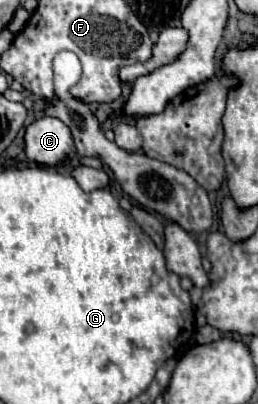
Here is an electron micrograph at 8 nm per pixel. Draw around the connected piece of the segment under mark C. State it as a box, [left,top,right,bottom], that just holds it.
[25,117,73,165]

